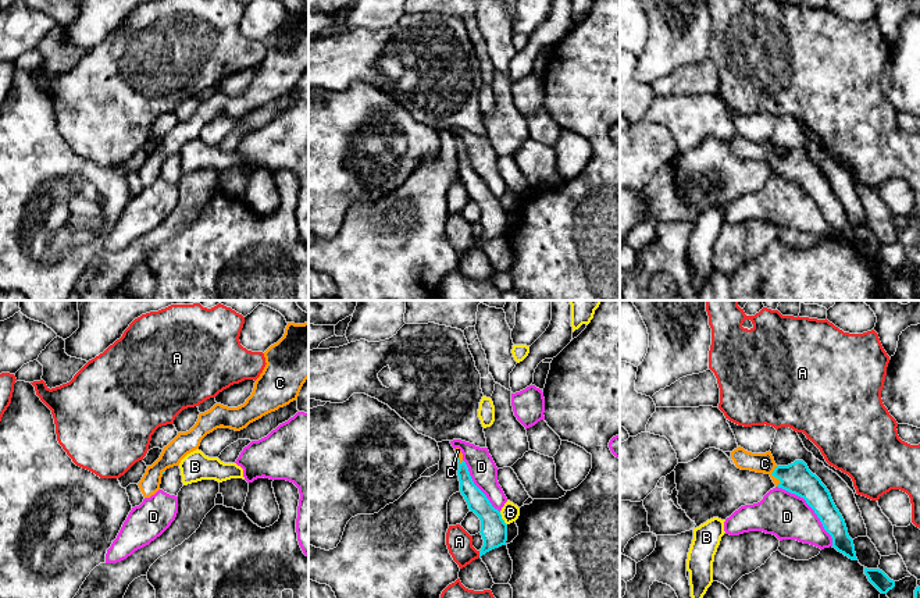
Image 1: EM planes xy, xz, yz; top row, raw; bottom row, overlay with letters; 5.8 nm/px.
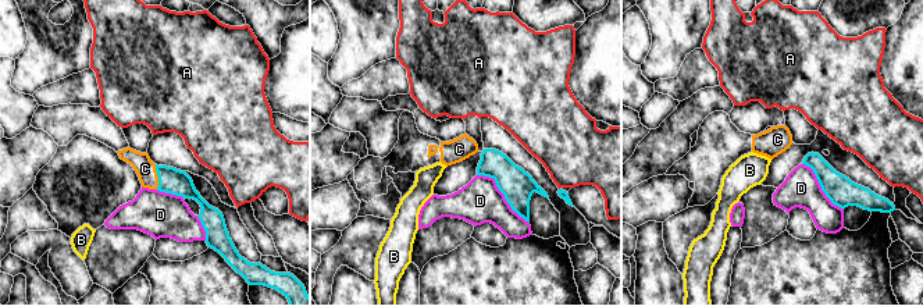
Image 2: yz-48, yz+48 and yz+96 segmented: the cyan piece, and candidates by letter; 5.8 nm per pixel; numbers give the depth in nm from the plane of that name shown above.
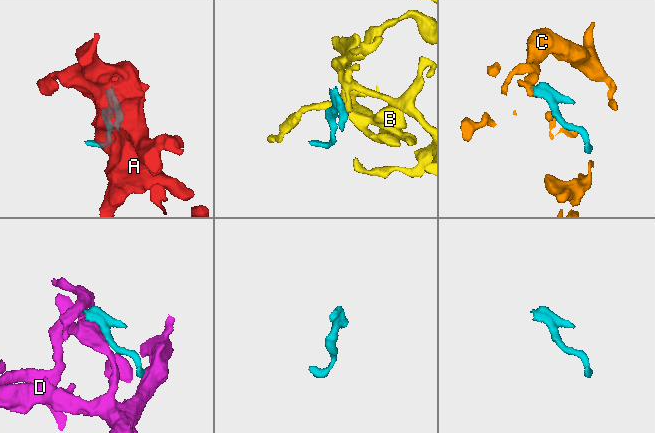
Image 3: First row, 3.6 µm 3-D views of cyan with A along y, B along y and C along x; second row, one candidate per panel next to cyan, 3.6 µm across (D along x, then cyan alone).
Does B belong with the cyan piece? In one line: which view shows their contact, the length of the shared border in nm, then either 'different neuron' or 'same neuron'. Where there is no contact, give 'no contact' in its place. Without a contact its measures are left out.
xz | 90 nm | different neuron

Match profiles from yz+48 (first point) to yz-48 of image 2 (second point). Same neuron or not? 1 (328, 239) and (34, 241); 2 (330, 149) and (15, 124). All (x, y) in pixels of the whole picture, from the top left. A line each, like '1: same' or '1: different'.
1: same
2: different

